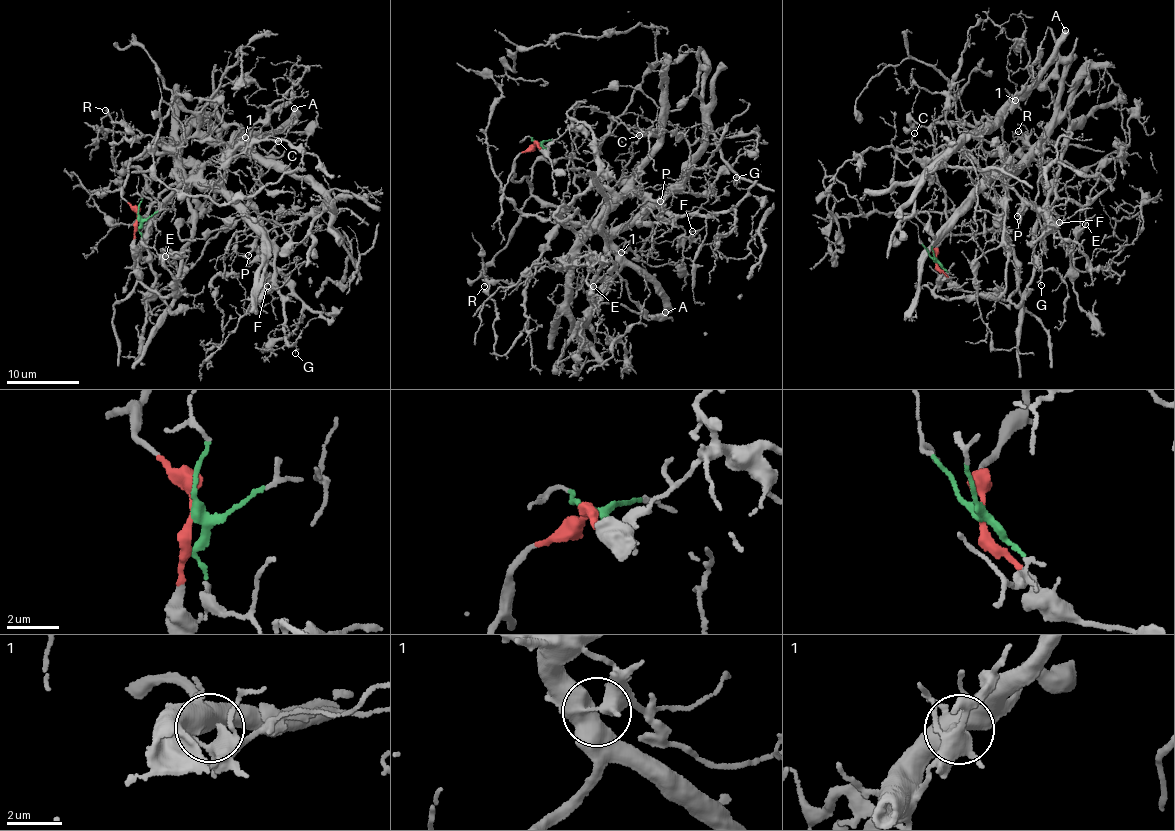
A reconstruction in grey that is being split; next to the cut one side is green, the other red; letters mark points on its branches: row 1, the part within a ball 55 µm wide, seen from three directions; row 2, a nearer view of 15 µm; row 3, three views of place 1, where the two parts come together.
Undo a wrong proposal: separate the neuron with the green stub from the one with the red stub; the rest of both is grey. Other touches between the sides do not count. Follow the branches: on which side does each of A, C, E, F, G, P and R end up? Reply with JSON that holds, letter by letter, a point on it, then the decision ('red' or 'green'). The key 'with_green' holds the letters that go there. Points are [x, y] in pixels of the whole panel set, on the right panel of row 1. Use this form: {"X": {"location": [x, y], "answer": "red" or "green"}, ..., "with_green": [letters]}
{"A": {"location": [1065, 30], "answer": "red"}, "C": {"location": [914, 133], "answer": "green"}, "E": {"location": [1085, 224], "answer": "green"}, "F": {"location": [1059, 222], "answer": "green"}, "G": {"location": [1041, 285], "answer": "green"}, "P": {"location": [1017, 216], "answer": "green"}, "R": {"location": [1018, 131], "answer": "green"}, "with_green": ["C", "E", "F", "G", "P", "R"]}

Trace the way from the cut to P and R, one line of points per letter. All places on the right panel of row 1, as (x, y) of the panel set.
P: (935, 259), (948, 272), (935, 295), (1004, 300), (1018, 285), (995, 173), (1016, 217)
R: (935, 259), (948, 272), (942, 298), (1004, 300), (1018, 285), (1003, 217), (1030, 146), (1017, 130)

